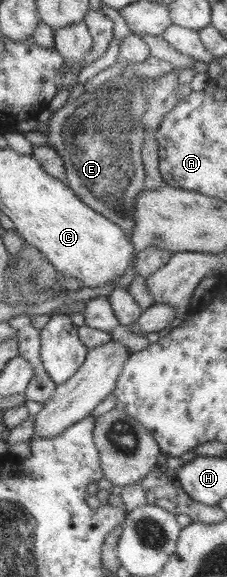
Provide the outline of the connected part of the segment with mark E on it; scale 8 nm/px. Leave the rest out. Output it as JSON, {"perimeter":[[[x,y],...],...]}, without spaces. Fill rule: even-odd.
{"perimeter":[[[123,73],[108,78],[101,86],[92,92],[84,92],[70,104],[56,110],[48,122],[46,145],[55,148],[63,158],[66,169],[65,183],[75,192],[80,200],[112,220],[124,230],[130,238],[134,228],[134,202],[136,196],[144,190],[146,174],[142,164],[140,151],[144,144],[144,124],[142,113],[148,108],[145,106],[144,80],[130,77]]]}

